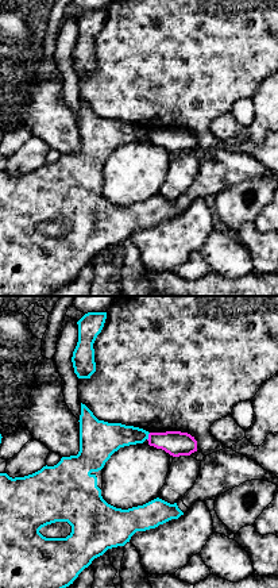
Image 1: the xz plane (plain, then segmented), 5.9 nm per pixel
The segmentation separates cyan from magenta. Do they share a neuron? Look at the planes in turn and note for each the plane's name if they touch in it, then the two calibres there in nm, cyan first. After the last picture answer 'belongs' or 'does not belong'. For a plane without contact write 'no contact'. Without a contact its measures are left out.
xz | 190/150 nm

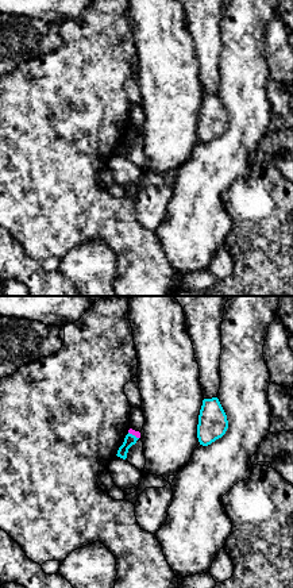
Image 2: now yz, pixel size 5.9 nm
yz | 70/40 nm

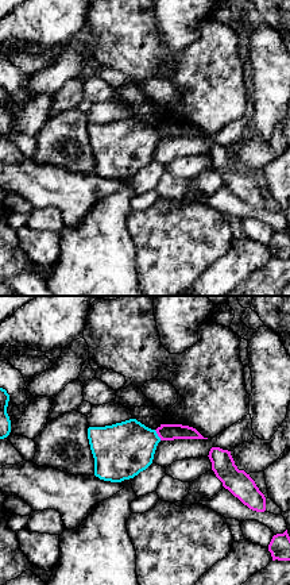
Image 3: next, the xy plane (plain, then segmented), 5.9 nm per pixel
xy | 320/100 nm

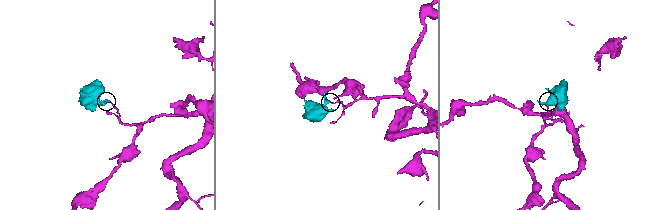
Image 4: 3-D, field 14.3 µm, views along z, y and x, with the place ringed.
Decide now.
does not belong

